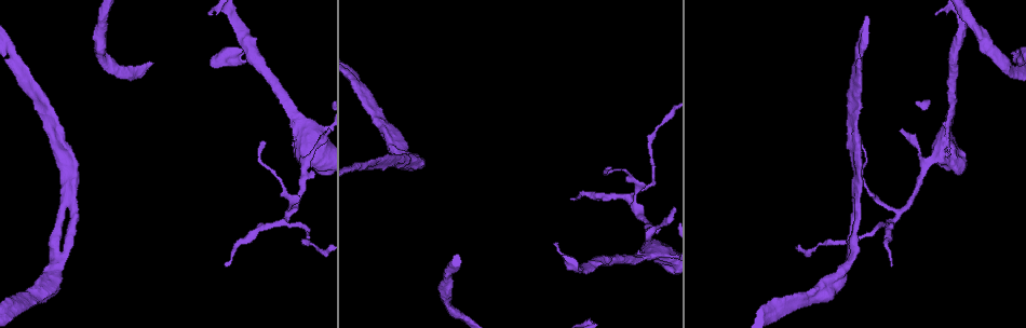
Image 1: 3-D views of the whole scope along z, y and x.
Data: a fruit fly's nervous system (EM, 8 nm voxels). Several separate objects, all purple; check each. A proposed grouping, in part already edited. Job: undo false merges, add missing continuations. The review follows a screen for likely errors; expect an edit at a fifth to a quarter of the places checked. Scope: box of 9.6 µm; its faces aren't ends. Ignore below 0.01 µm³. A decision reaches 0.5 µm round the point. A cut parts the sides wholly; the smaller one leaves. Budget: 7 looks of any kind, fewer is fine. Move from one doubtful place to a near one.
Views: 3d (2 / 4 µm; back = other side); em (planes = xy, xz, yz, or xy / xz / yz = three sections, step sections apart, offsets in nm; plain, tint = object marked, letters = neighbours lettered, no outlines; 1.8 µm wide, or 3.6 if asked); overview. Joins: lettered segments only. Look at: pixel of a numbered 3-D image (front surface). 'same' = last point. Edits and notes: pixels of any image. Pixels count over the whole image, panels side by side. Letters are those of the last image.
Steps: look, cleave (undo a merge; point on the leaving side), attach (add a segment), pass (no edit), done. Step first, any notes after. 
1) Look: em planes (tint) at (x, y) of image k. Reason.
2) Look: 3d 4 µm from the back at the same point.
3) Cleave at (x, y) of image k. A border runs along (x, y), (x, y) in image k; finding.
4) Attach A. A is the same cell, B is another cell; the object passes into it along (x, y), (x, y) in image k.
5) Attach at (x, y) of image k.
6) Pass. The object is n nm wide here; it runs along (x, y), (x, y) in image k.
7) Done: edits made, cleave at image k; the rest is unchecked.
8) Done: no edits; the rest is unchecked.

Look: 3d 2 µm at (923, 166) of image 1. Thin arm on a thick one.

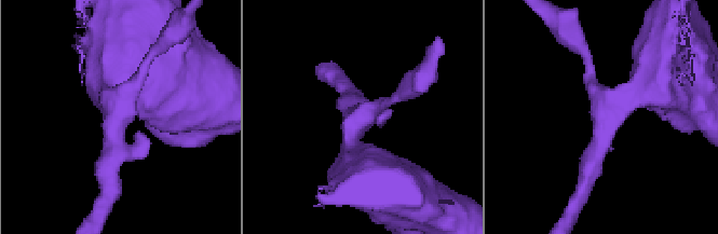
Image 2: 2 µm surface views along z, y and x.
Look: em xz step 16 (tint) at (609, 116) of image 2. 3 arms meet here.

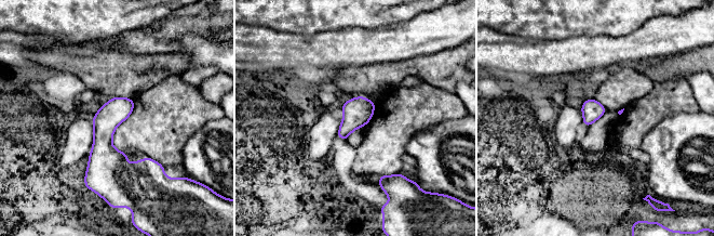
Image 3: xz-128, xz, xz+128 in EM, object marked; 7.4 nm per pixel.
Look: em planes (letters) at the same point.

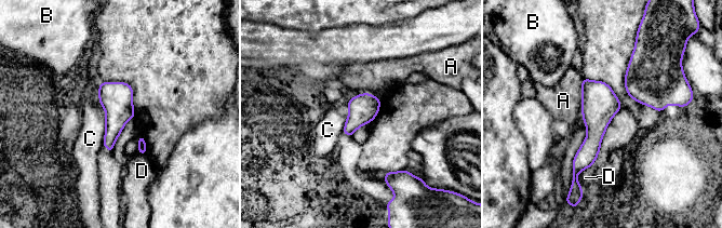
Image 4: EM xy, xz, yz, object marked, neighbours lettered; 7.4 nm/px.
Pass. The longest contact is with D, 320 nm; A, B, C and D are other cells; it runs along (600, 83), (595, 136), (575, 172) in image 4; all the same cell.

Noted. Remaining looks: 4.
Look: 3d 2 µm at (555, 243) of image 1. Branch stops here.

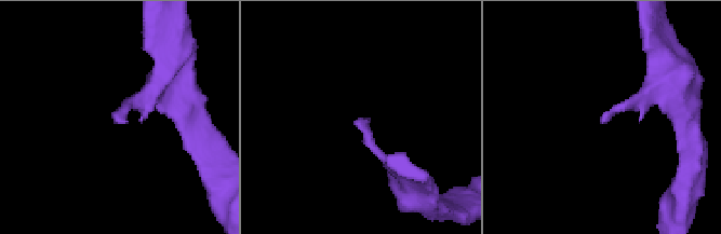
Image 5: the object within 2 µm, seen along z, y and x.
Look: em planes (letters) at (600, 120) of image 5. Shape alone is not enough.

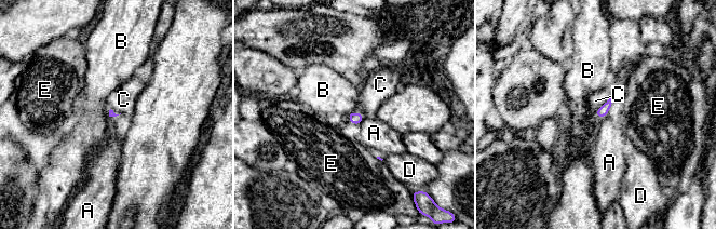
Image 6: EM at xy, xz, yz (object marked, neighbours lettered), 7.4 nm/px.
Pass. A, B, C, D and E are other cells; a border runs along (610, 96), (596, 110) in image 6; none of them fits.

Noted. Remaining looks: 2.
Look: em xz step 16 (tint) at (65, 182) of image 1. Two arms in line, one across.

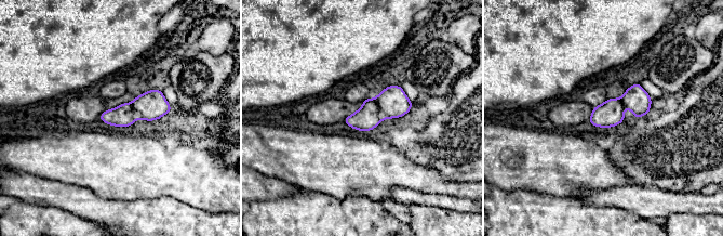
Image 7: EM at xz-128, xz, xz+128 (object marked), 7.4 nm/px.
Look: em planes (letters) at the same point. Another direction.

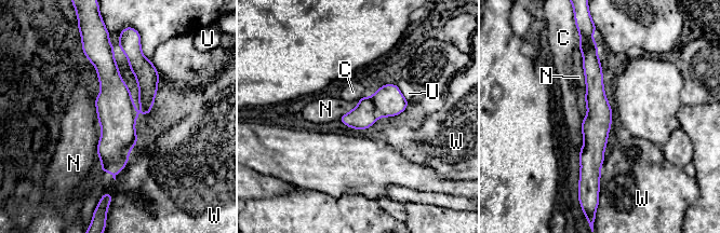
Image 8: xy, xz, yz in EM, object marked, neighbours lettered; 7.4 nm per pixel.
Pass. The object is 190 nm wide here; C, N, U and W are other cells; a border runs along (578, 48), (585, 82), (583, 119) in image 8; one cell here.

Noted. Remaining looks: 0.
Done: no edits; the rest is unchecked.

